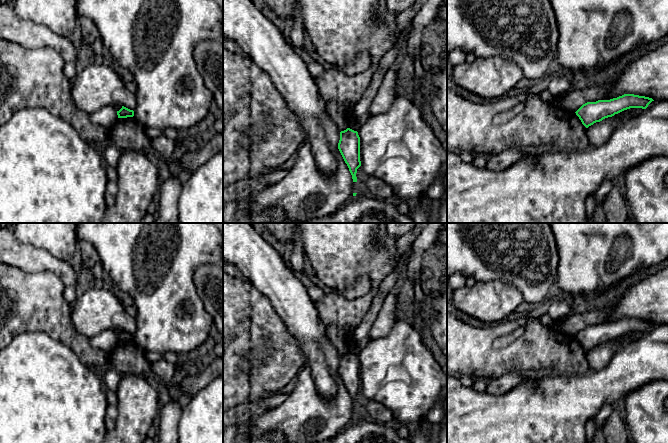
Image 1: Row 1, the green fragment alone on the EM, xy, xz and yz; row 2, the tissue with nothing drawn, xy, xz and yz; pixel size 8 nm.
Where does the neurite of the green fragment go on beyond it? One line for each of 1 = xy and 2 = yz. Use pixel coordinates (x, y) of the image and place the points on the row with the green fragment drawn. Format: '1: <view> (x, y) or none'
1: none
2: none

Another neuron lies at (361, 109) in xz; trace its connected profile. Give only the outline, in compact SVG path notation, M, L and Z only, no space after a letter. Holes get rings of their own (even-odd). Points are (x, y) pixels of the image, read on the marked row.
M411 21L402 30L397 32L395 45L382 57L377 71L374 73L371 83L361 99L353 107L353 119L349 122L348 128L359 131L361 126L368 120L370 105L385 77L386 72L390 69L396 58L399 56L399 43L403 40L404 35L411 32Z

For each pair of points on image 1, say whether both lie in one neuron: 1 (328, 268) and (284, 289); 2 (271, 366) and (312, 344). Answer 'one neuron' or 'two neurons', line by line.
1: two neurons
2: two neurons

